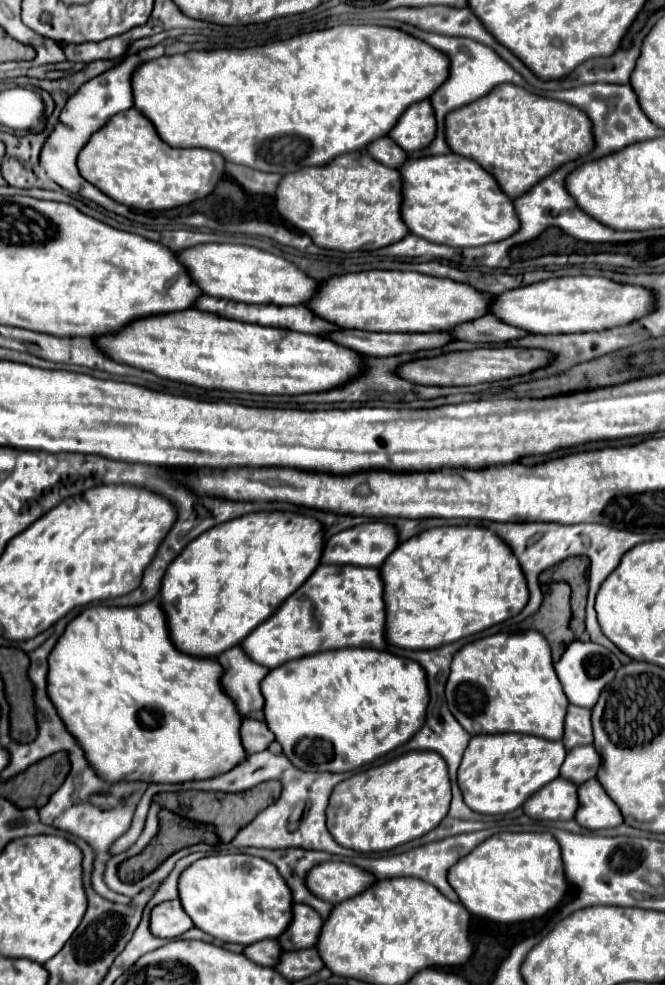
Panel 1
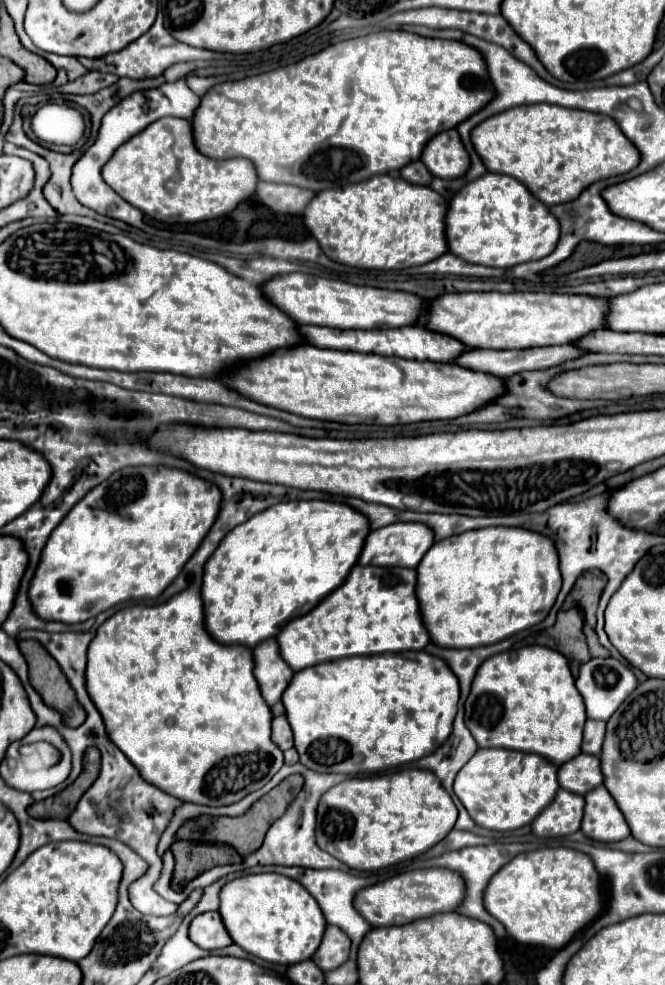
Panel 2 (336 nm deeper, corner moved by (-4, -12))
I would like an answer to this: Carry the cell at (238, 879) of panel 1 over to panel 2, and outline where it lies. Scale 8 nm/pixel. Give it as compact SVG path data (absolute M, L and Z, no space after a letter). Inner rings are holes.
M279 873L247 875L229 881L221 889L219 913L233 943L263 961L281 965L295 965L311 959L321 945L327 927L327 921L321 909L317 909L317 901L309 897L309 891L295 879Z

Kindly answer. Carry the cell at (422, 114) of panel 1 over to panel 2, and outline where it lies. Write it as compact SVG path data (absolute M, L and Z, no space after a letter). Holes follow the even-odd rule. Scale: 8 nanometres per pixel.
M449 129L435 135L427 143L421 161L435 177L441 179L463 177L471 165L471 157L465 145L461 143L457 129Z

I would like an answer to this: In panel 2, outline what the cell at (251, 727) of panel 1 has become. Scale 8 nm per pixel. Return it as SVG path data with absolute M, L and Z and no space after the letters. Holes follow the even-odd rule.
M285 715L273 719L273 741L275 741L283 751L293 747L293 731L291 731Z

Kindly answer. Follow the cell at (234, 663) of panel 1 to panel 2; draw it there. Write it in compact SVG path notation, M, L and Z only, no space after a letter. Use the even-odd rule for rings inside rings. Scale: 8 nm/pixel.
M277 639L259 643L253 649L253 655L255 655L255 677L259 681L261 693L269 705L275 705L281 699L283 691L287 689L293 671L281 657Z

